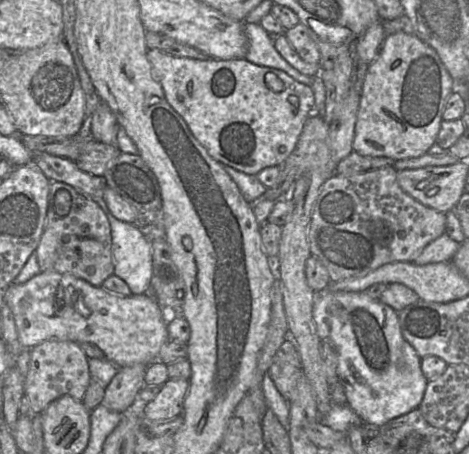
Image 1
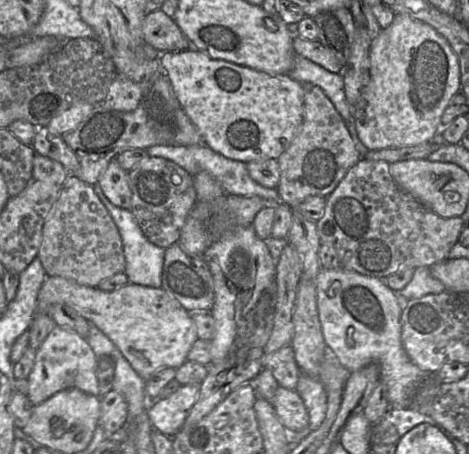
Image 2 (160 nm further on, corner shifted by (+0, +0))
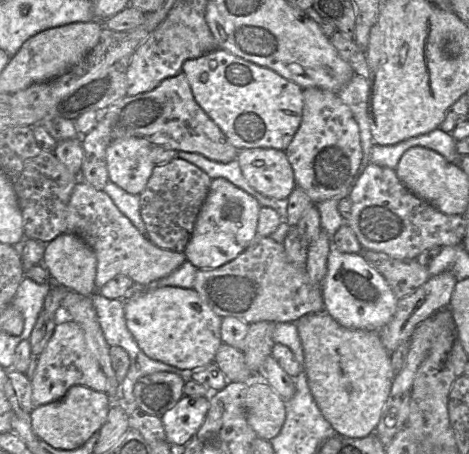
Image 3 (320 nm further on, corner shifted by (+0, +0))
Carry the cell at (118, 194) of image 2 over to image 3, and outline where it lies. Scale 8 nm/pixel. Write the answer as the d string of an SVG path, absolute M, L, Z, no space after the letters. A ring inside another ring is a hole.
M140 137L113 140L107 148L109 180L130 194L140 194L155 164L150 159L153 145Z

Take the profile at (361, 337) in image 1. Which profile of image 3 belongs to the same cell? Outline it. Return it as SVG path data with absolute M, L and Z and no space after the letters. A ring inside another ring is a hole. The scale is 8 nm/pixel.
M332 248L321 284L324 311L348 329L378 331L393 317L398 298L385 280L364 258L362 252L349 254Z

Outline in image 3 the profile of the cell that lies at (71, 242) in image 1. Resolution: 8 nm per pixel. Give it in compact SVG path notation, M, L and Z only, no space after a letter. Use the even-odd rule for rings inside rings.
M82 179L72 191L66 222L67 233L79 236L96 255L97 290L118 274L128 276L134 283L148 285L168 276L186 261L183 252L156 246L132 224L103 190L95 189Z

